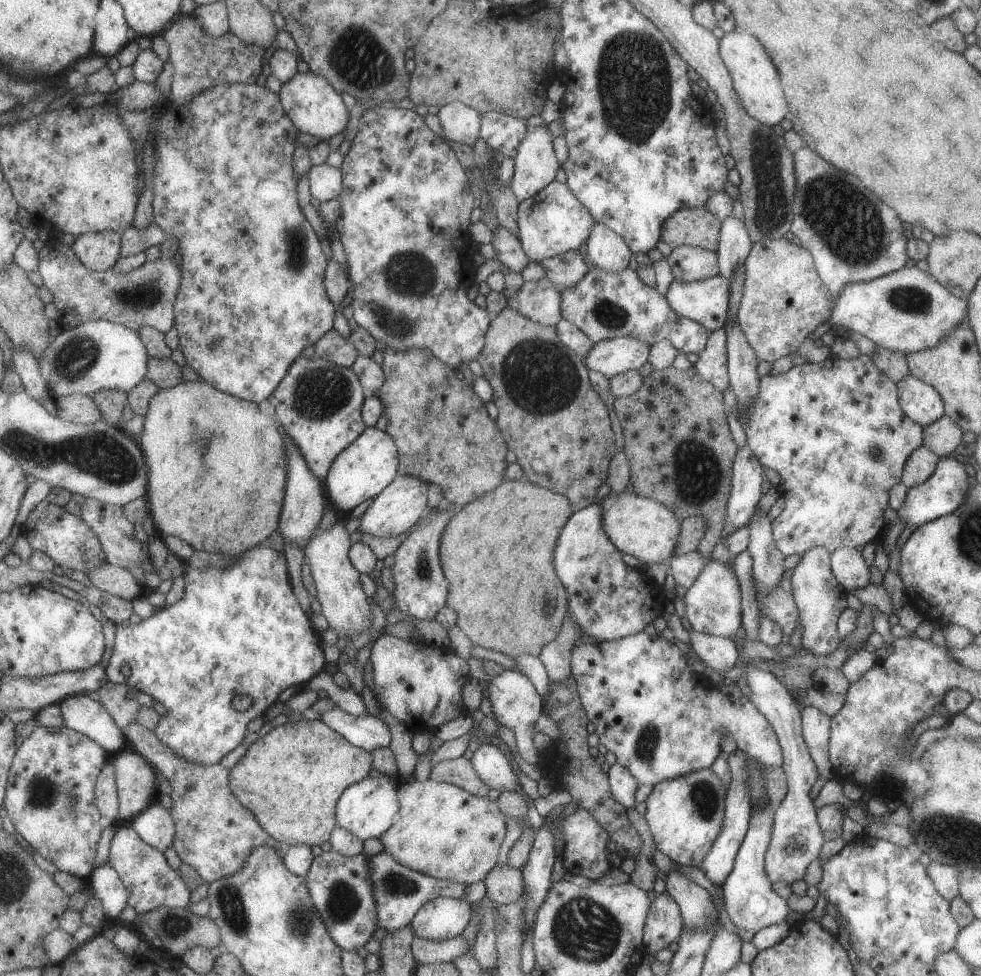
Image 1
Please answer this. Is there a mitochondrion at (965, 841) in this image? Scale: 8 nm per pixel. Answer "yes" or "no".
yes

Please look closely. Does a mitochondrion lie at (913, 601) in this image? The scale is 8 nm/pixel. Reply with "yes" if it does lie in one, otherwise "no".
no

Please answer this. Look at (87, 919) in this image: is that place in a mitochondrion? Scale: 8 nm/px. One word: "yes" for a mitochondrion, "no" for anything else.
no

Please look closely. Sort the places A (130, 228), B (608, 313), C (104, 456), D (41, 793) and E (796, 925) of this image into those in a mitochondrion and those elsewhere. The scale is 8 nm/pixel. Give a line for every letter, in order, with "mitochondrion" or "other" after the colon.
A: other
B: mitochondrion
C: mitochondrion
D: mitochondrion
E: other

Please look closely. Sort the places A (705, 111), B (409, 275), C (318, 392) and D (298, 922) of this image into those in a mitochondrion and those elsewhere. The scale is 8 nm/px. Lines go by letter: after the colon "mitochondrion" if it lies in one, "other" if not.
A: other
B: mitochondrion
C: mitochondrion
D: mitochondrion

